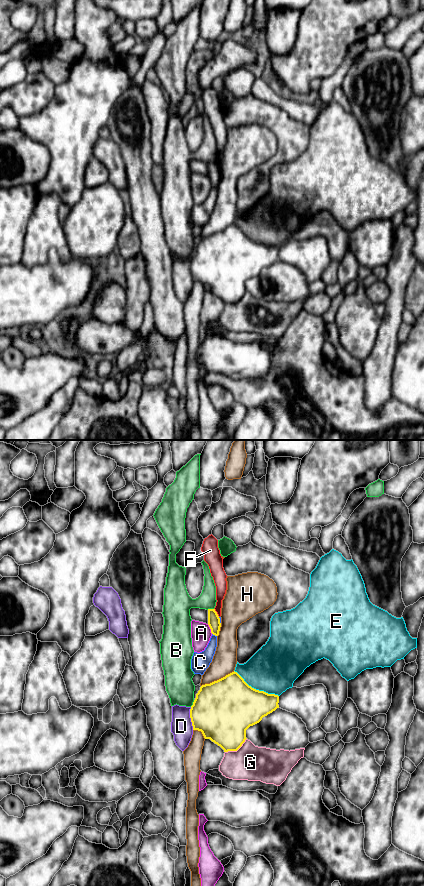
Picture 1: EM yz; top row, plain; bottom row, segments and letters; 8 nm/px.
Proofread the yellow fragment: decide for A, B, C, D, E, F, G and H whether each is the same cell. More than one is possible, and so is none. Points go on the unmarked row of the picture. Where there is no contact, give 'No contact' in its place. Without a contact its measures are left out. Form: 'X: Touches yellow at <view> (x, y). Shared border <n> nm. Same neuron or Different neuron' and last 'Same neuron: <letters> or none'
A: Touches yellow at yz (210, 180). Shared border 90 nm. Different neuron
B: Touches yellow at yz (193, 255). Shared border 70 nm. Different neuron
C: Touches yellow at yz (214, 186). Shared border 50 nm. Different neuron
D: Touches yellow at yz (190, 269). Shared border 190 nm. Different neuron
E: Touches yellow at yz (255, 241). Shared border 420 nm. Different neuron
F: Touches yellow at yz (216, 164). Shared border 80 nm. Different neuron
G: Touches yellow at yz (236, 302). Shared border 200 nm. Different neuron
H: Touches yellow at yz (217, 232). Shared border 300 nm. Different neuron
Same neuron: none

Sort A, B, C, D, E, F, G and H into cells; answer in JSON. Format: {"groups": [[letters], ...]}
{"groups": [["A"], ["B"], ["C", "F"], ["D"], ["E"], ["G"], ["H"]]}

